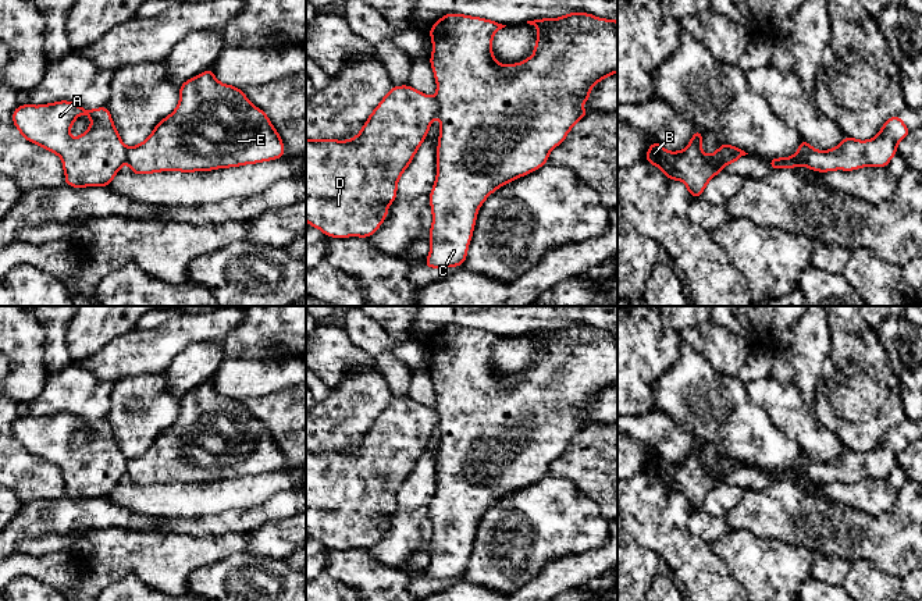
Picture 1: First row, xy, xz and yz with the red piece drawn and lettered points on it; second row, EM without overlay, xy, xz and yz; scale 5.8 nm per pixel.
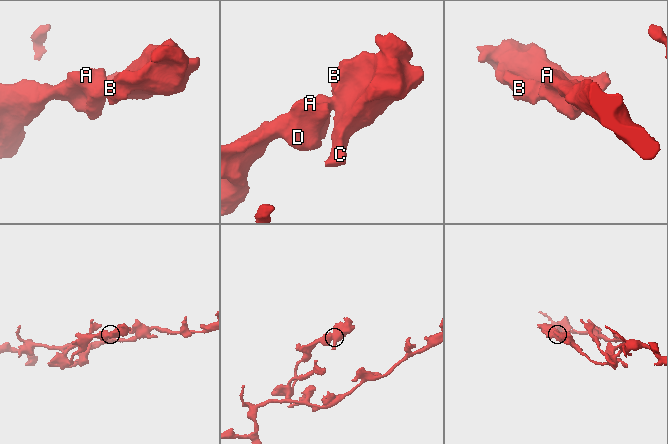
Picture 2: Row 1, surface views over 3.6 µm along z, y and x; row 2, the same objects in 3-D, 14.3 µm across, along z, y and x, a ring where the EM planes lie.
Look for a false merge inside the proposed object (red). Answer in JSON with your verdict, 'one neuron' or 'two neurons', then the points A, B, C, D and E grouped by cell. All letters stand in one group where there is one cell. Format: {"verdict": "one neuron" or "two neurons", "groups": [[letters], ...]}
{"verdict": "two neurons", "groups": [["A", "D"], ["B", "C", "E"]]}

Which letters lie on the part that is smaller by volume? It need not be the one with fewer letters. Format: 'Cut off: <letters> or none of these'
Cut off: B, C, E

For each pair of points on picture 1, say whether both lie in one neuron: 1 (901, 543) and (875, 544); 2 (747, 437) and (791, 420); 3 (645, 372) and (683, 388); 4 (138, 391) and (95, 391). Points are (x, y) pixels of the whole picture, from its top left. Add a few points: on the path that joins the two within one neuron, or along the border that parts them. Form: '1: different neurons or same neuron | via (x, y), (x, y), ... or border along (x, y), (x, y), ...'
1: same neuron | via (894, 543), (882, 543)
2: different neurons | border along (753, 401), (782, 433), (800, 445)
3: different neurons | border along (679, 352), (675, 362), (654, 383), (652, 409)
4: different neurons | border along (117, 381), (106, 416)

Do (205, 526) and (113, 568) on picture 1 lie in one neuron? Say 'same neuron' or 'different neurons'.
same neuron

